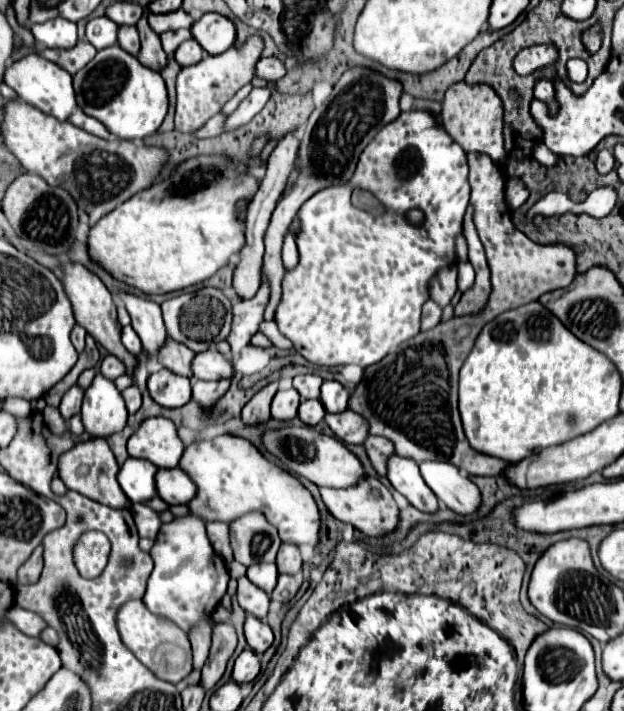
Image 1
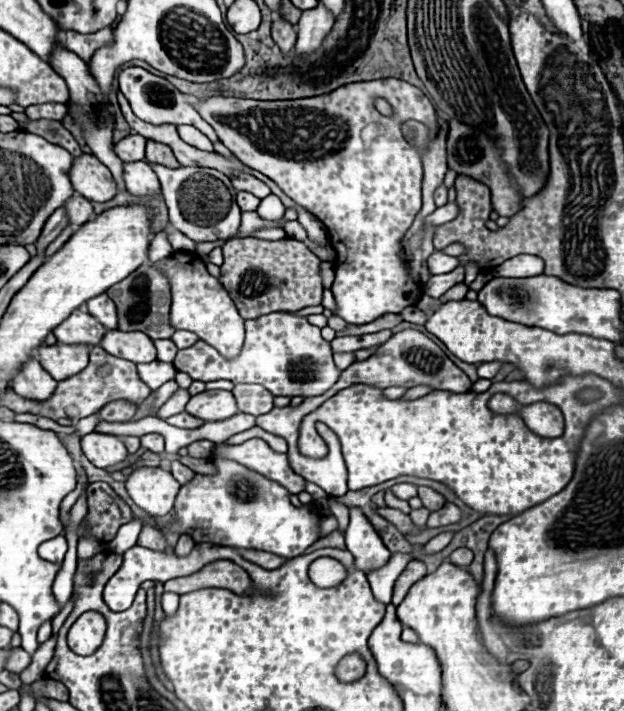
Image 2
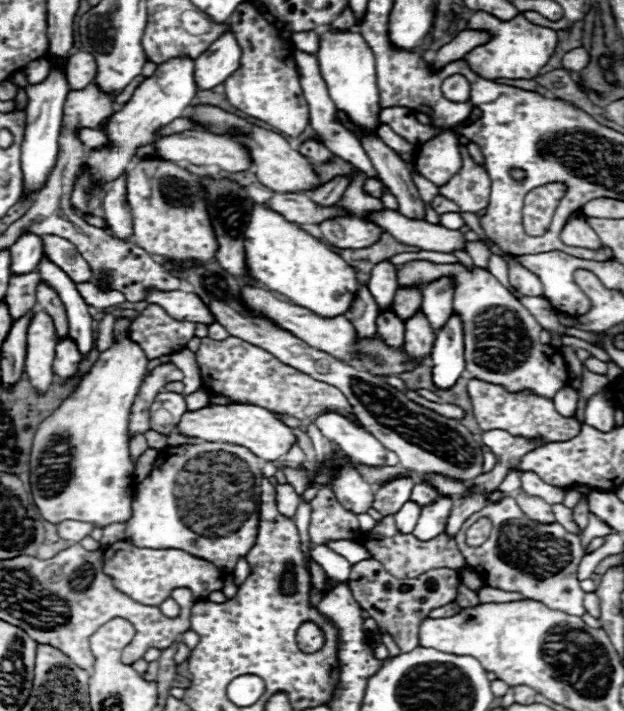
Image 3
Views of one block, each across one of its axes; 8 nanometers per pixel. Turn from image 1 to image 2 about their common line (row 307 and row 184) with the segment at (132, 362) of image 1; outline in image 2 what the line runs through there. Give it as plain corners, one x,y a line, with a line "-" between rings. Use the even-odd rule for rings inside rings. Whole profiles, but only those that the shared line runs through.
82,154
72,162
70,180
78,194
94,202
108,202
118,192
110,170
92,154

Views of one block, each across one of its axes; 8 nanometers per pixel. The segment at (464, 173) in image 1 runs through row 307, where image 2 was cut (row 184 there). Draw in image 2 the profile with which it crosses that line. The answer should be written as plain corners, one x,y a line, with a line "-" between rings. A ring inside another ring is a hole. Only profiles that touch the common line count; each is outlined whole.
384,78
384,80
368,80
368,82
354,82
354,84
346,84
344,88
338,88
330,94
322,94
322,96
312,96
310,100
274,100
274,102
262,102
262,100
246,100
246,98
232,98
232,96
210,96
200,100
198,104
198,114
214,128
214,132
218,134
220,142
234,154
238,156
246,166
266,174
268,178
272,178
294,202
298,202
298,206
302,206
304,210
308,210
310,214
314,214
330,232
330,244
336,250
336,280
332,284
332,294
336,298
338,304
338,316
344,318
348,324
370,324
374,320
378,320
384,314
400,314
404,308
414,306
420,296
422,296
422,286
420,282
416,282
410,276
410,266
408,260
402,256
402,238
406,234
406,230
412,226
414,216
420,212
422,208
422,148
412,146
410,142
404,140
402,132
400,132
400,124
406,120
416,120
428,126
430,130
430,138
436,136
438,130
438,116
436,110
432,106
432,102
428,100
428,96
424,96
424,92
404,80
396,80
396,78
-
376,98
384,98
394,106
394,118
382,116
376,108
374,108
374,100

